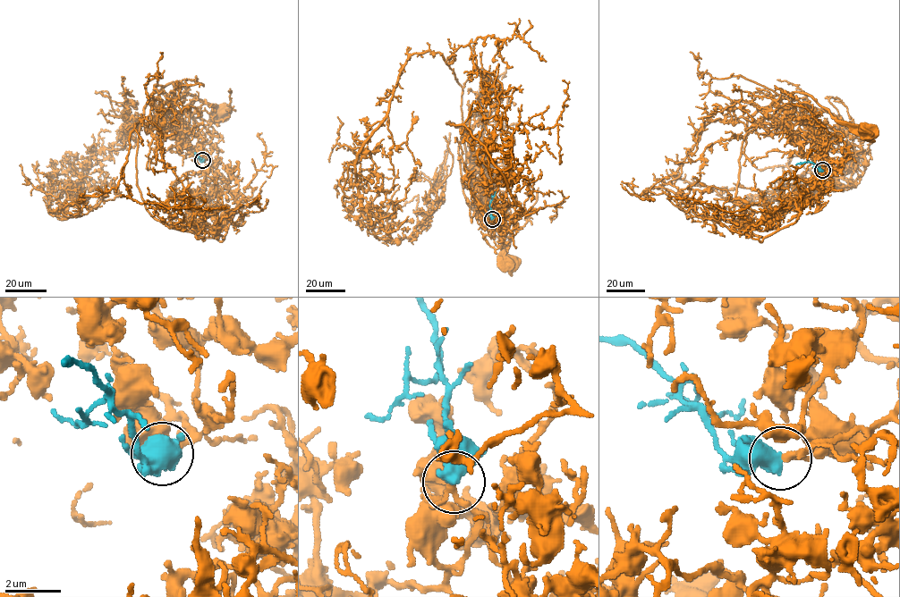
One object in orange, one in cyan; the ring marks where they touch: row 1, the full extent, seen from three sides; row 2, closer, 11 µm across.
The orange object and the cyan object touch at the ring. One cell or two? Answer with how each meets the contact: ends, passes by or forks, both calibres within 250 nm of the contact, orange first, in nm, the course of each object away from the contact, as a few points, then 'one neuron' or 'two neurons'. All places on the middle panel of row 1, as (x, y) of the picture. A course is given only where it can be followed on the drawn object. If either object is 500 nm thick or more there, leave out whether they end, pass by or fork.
calibres 140 and 650 nm; course orange (492, 219), (484, 227), (473, 202), (486, 204), (467, 203), (462, 132), (510, 234), (511, 263); course cyan (492, 219), (489, 205), (496, 191); one neuron

